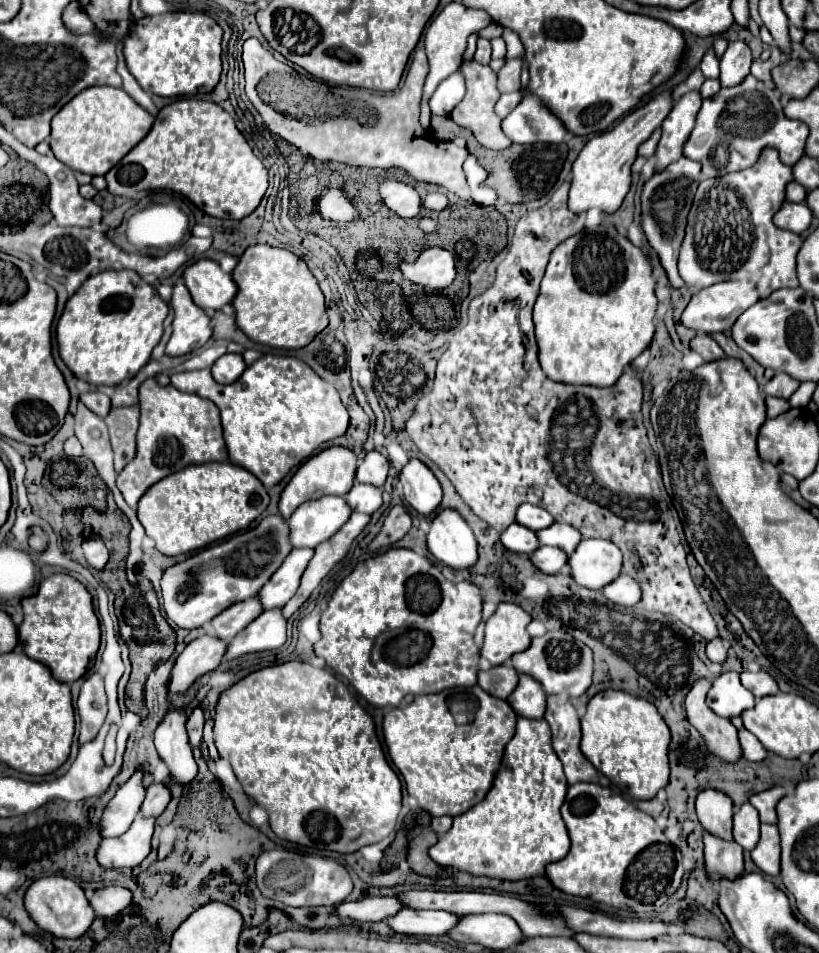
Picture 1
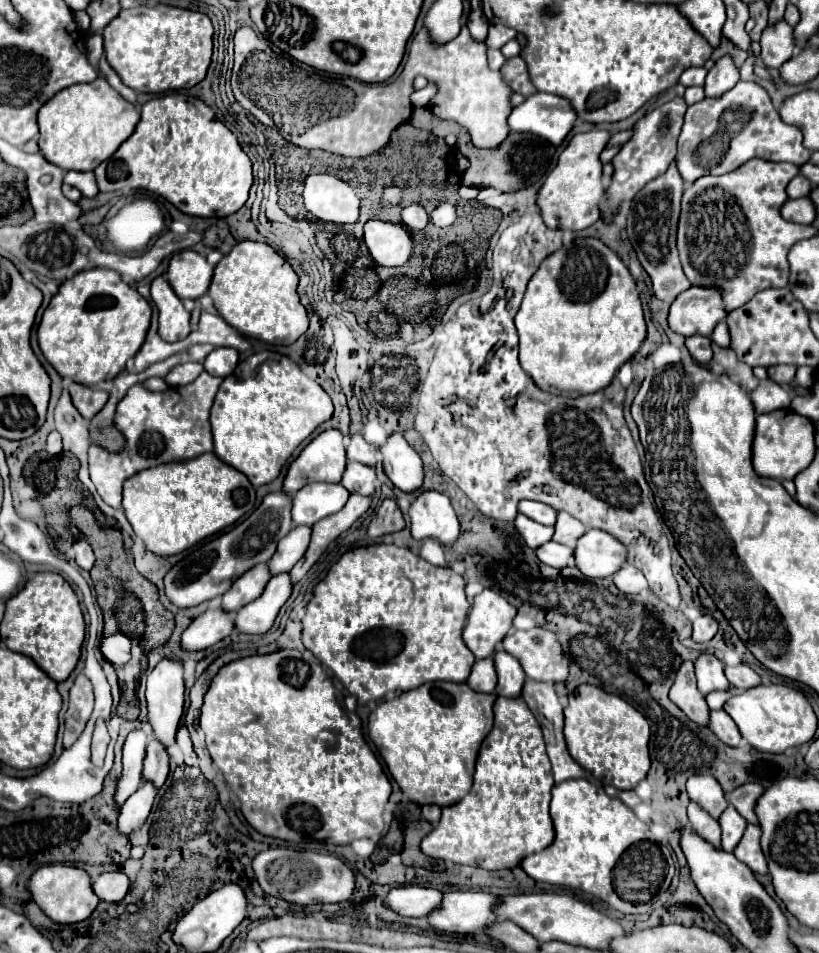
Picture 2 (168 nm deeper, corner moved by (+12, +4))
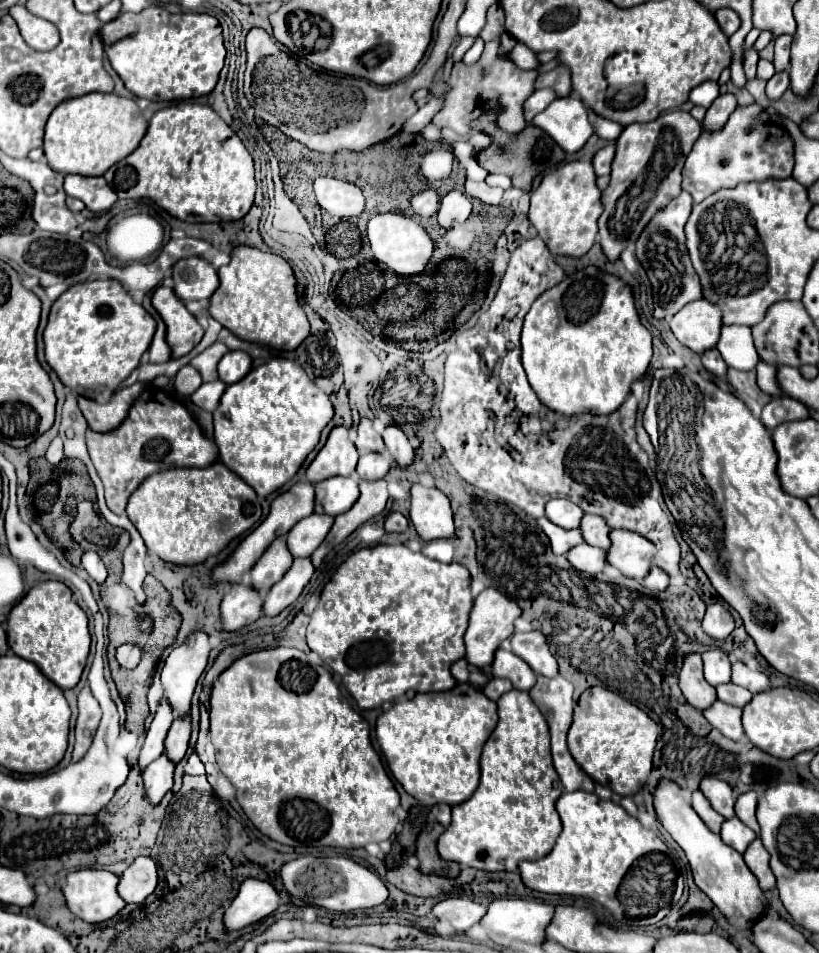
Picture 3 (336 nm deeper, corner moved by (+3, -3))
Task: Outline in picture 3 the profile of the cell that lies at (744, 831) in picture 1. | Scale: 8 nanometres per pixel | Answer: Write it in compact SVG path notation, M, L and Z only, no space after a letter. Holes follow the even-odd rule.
M737 817L727 819L727 821L723 823L723 827L721 827L721 839L723 839L723 843L727 843L729 847L733 847L733 849L739 851L739 853L745 853L747 845L749 845L755 837L757 837L757 835L755 835L747 825L743 825Z

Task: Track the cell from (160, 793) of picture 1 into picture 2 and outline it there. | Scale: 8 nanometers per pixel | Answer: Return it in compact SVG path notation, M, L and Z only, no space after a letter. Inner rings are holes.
M156 738L150 740L148 750L146 750L146 760L144 760L144 780L154 782L156 788L160 788L168 776L170 770L170 756L164 750L164 746L160 746L160 742L156 742Z

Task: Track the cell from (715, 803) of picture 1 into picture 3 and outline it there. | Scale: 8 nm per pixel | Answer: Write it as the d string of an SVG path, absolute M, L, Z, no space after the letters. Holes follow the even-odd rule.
M705 777L699 785L699 791L707 797L707 801L711 803L711 807L721 813L725 819L735 817L735 797L729 785L725 785L725 781L717 781L715 777Z

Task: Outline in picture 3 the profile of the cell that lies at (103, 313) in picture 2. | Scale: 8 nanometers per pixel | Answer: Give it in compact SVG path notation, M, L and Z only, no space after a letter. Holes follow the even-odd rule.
M87 281L73 285L53 303L43 333L45 359L65 387L97 399L105 391L115 391L137 369L153 333L155 319L131 299L119 281Z

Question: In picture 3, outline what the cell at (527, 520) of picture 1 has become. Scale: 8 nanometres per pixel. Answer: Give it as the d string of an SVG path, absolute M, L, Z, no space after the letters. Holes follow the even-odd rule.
M551 499L545 505L545 517L563 529L577 529L583 517L583 509L565 499Z

